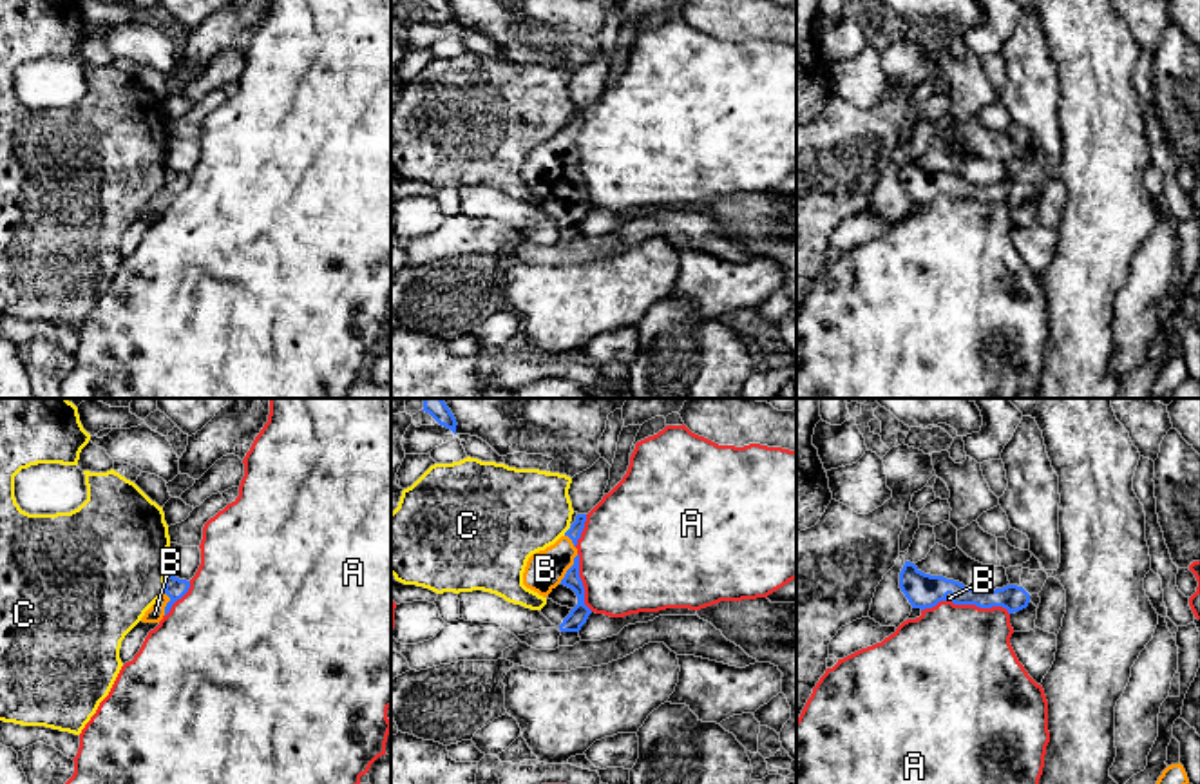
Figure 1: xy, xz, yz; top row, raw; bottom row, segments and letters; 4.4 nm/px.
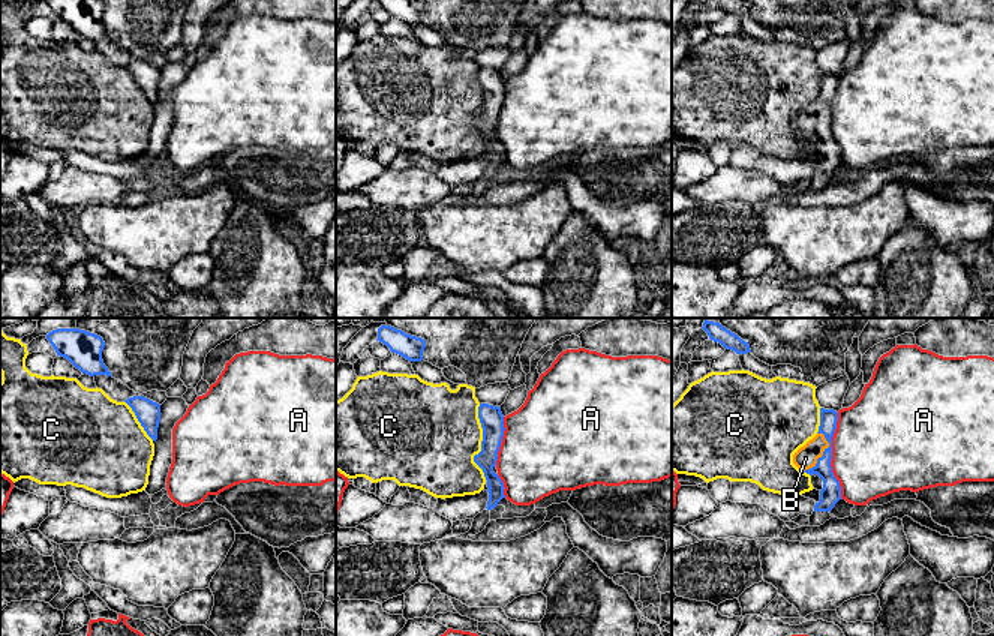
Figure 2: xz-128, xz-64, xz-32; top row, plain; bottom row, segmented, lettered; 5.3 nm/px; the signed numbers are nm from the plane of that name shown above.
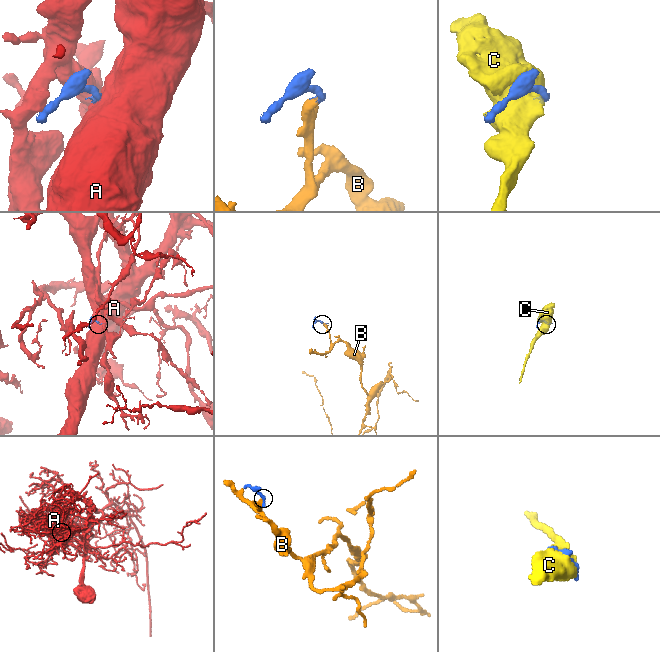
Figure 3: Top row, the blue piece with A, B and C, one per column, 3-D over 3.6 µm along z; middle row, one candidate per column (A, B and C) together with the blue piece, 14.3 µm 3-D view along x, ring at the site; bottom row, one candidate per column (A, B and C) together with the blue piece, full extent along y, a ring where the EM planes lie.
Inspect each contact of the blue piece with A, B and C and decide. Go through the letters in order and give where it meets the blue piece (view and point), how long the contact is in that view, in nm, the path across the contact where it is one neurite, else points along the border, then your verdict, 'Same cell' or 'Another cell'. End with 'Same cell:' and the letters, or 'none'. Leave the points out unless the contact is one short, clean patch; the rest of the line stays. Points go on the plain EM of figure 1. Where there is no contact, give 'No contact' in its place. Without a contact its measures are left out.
A: Touches blue at yz (981, 201). Shared border 280 nm. Boundary: yz (951, 196), (1003, 201), (1009, 209). Another cell
B: Touches blue at xz (569, 163). Shared border 160 nm. Path across: xz (578, 210), (580, 183), (569, 163), (545, 163). Same cell
C: Touches blue at xy (165, 178). Shared border 100 nm. Another cell
Same cell: B

